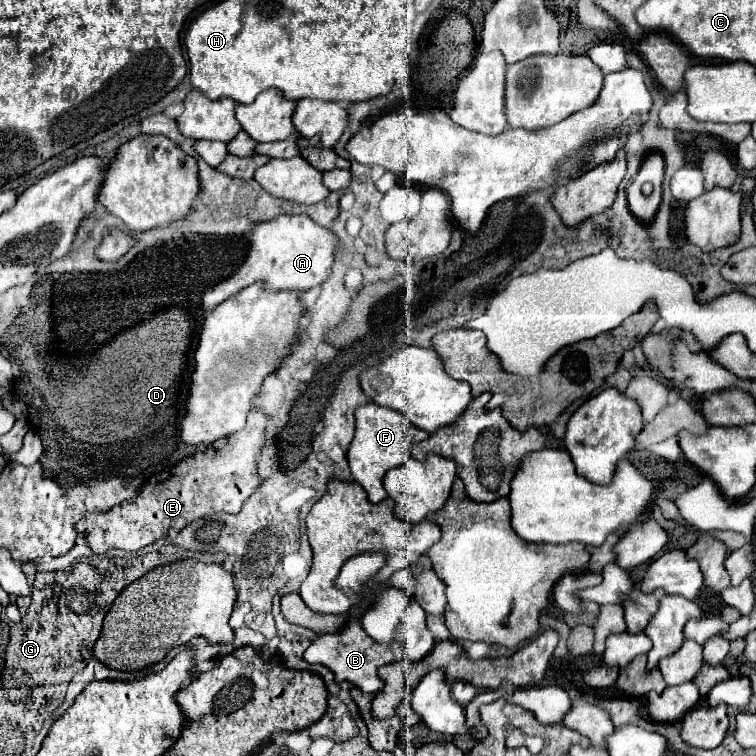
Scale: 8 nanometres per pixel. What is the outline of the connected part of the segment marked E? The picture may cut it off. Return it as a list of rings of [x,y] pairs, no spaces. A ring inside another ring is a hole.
[[[252,411],[242,431],[214,441],[202,453],[180,461],[168,473],[160,475],[160,479],[150,477],[136,501],[120,503],[112,511],[96,517],[86,517],[76,525],[78,533],[86,533],[88,545],[98,555],[108,549],[138,551],[154,543],[158,537],[166,537],[170,529],[180,531],[196,519],[210,517],[214,513],[238,513],[242,503],[264,481],[258,473],[258,457],[266,447],[266,423],[268,419],[264,413]],[[182,475],[188,479],[180,479]]]

